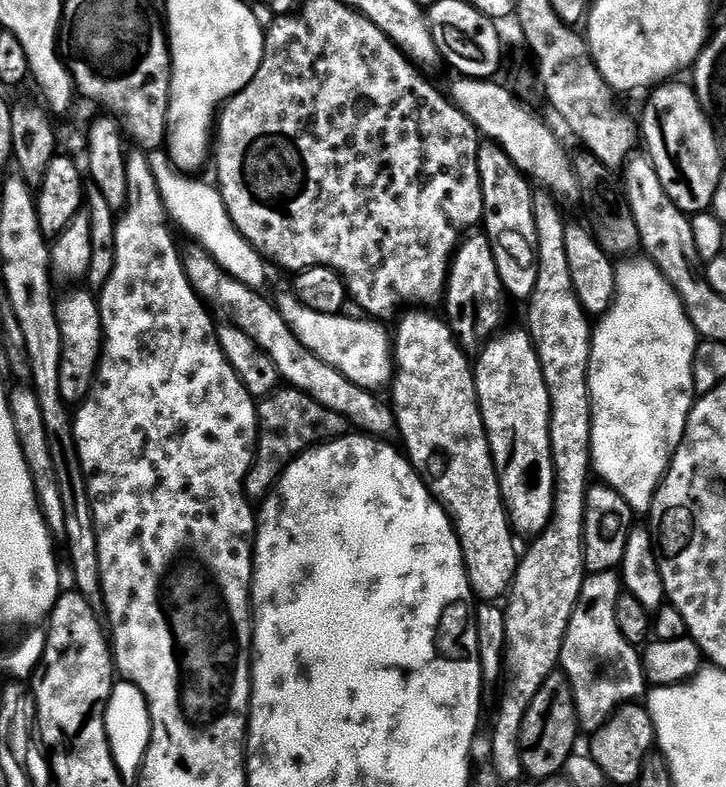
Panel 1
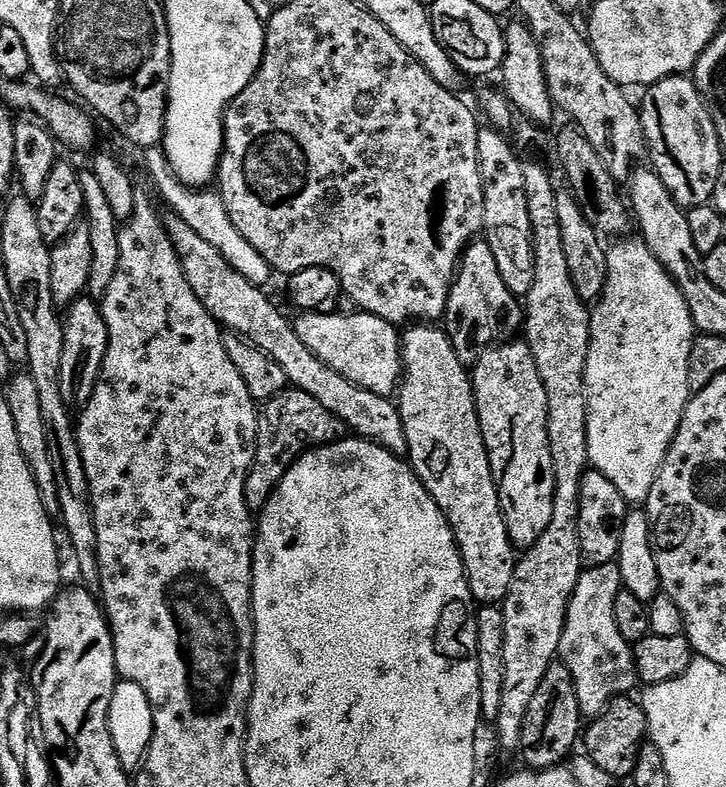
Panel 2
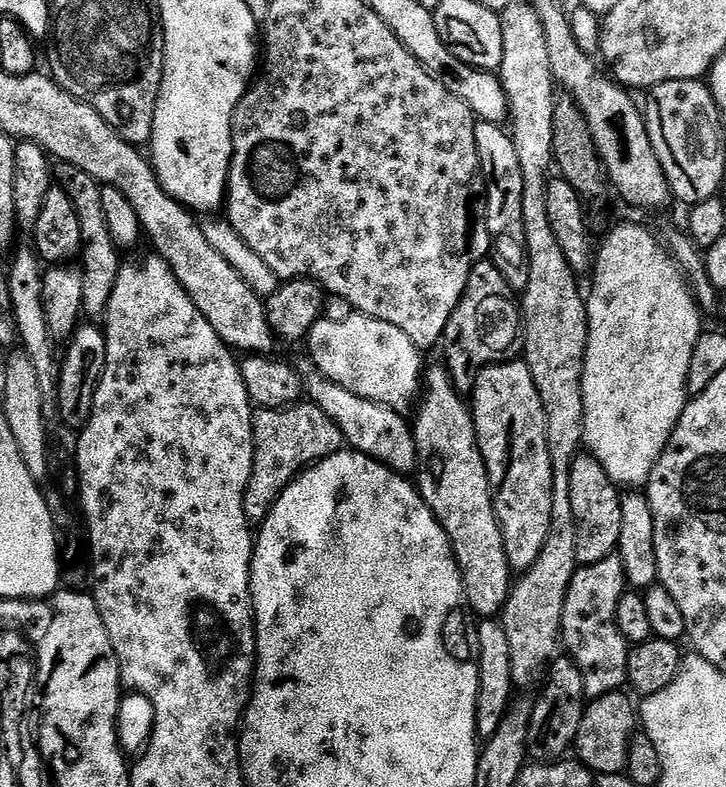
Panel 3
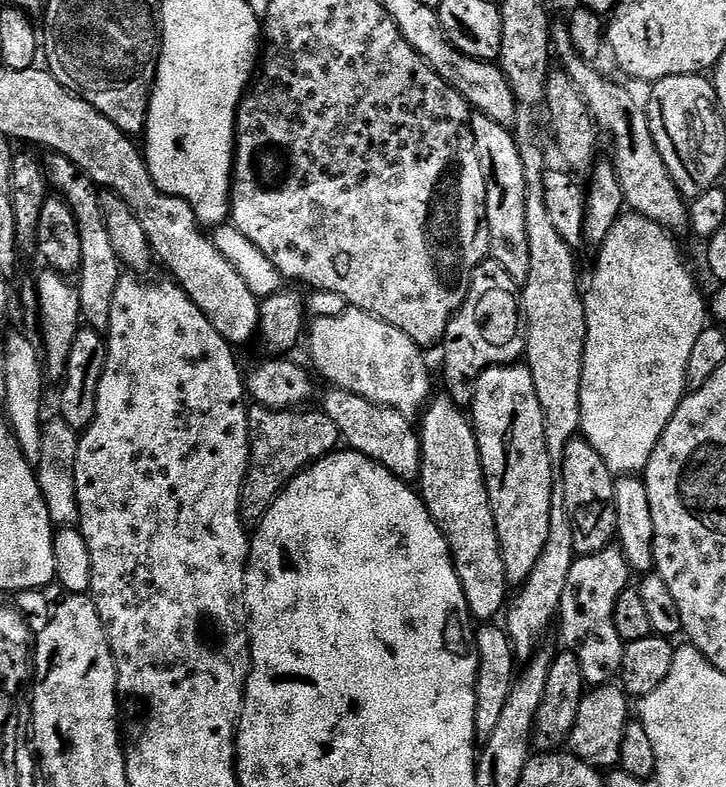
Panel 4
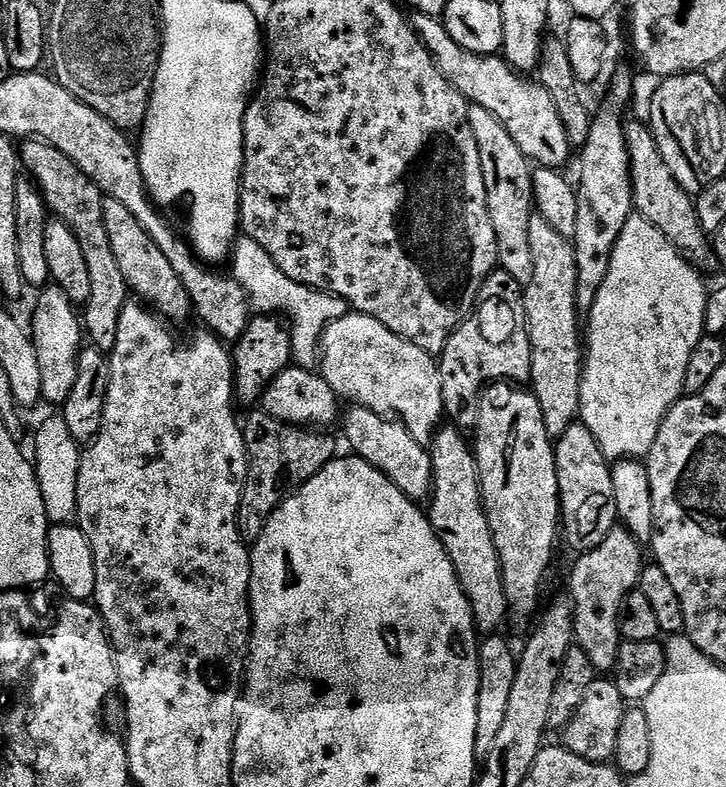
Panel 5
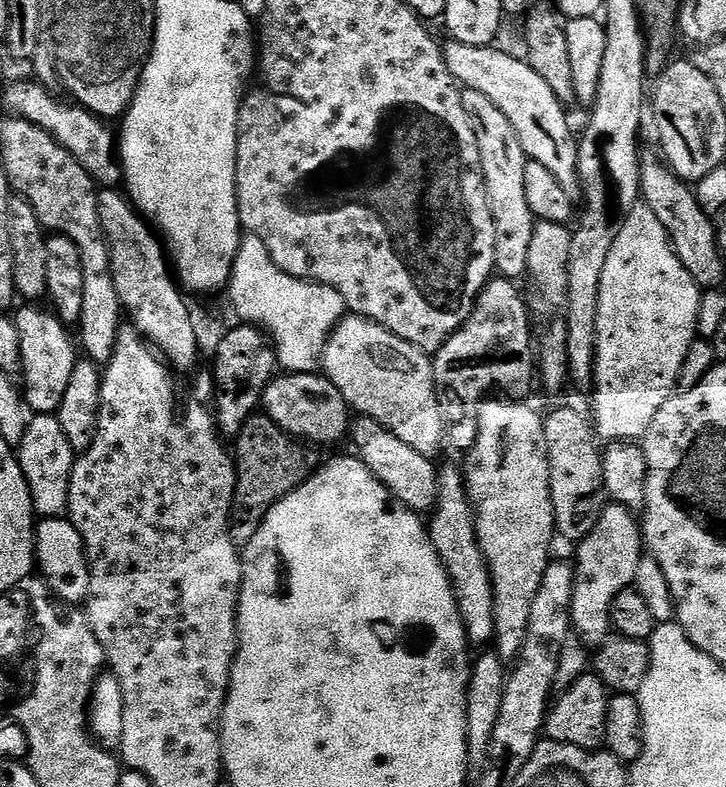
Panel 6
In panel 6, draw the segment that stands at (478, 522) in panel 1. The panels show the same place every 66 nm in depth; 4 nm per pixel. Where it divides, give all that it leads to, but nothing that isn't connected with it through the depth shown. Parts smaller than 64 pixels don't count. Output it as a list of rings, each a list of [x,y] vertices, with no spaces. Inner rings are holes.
[[[459,467],[439,469],[438,499],[426,527],[428,537],[432,539],[438,558],[448,572],[448,581],[458,602],[460,617],[468,635],[469,645],[493,643],[494,630],[494,590],[492,576],[488,572],[488,563],[480,549],[476,533],[476,513],[468,500],[466,477]]]

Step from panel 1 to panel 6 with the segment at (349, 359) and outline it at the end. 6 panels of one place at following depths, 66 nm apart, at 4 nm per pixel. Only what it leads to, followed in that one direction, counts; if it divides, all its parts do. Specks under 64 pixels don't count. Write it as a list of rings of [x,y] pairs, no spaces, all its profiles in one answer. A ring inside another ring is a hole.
[[[345,315],[328,338],[328,345],[324,348],[322,372],[342,394],[342,398],[353,413],[369,416],[374,422],[386,426],[386,430],[398,434],[398,438],[402,438],[406,446],[418,450],[418,454],[436,458],[440,447],[445,447],[444,423],[436,397],[436,379],[432,373],[432,360],[410,342],[398,338],[380,324],[369,322],[364,316]]]

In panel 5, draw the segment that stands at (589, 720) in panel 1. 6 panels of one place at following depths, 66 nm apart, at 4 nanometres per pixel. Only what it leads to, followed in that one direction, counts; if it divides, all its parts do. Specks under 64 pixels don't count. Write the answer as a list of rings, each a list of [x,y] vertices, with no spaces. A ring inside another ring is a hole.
[[[615,526],[600,544],[575,557],[576,565],[568,576],[574,644],[586,654],[597,673],[608,674],[616,667],[617,652],[622,643],[618,634],[618,606],[625,594],[639,585],[640,552],[641,545],[630,533],[623,526]]]

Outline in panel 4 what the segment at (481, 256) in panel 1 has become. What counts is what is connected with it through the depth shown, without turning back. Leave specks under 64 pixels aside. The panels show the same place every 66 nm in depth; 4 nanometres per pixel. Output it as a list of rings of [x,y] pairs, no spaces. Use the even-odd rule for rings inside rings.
[[[486,259],[472,271],[464,305],[456,311],[444,331],[443,348],[447,395],[461,406],[471,405],[476,379],[487,368],[499,364],[515,364],[523,357],[522,309],[518,286],[510,278],[510,274],[502,270],[497,260]]]

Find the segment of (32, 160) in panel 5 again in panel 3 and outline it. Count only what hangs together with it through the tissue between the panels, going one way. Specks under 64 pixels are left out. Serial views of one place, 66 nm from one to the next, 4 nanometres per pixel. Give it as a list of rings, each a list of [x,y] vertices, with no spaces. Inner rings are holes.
[[[61,163],[58,168],[58,182],[70,194],[74,202],[74,210],[78,210],[78,222],[82,225],[82,298],[84,299],[84,312],[100,318],[108,308],[110,294],[114,294],[114,282],[118,282],[121,249],[112,240],[110,226],[106,226],[106,213],[102,210],[102,185],[86,170],[78,170],[78,166]]]

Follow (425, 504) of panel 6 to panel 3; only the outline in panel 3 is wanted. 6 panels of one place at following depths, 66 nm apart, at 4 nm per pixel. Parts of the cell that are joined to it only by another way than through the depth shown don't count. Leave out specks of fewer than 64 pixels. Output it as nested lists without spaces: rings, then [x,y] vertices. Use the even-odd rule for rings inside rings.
[[[309,370],[303,373],[302,388],[307,399],[311,403],[317,404],[342,430],[345,441],[355,451],[365,452],[368,456],[373,456],[382,464],[401,474],[412,474],[416,472],[416,438],[414,428],[399,415],[397,409],[390,408],[386,404],[379,404],[373,400],[360,398],[358,394],[350,394],[342,386],[338,386],[326,378],[322,373]]]

